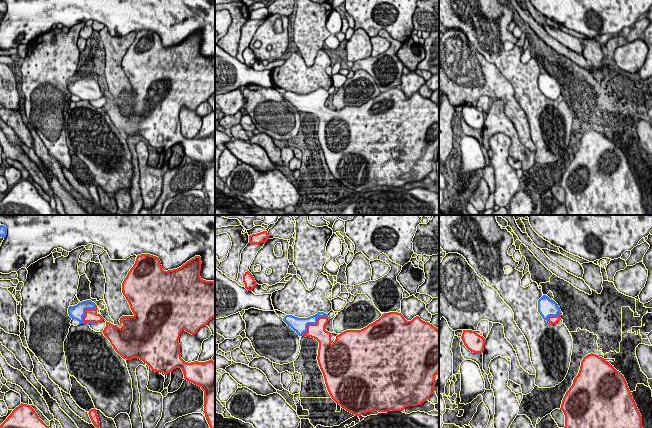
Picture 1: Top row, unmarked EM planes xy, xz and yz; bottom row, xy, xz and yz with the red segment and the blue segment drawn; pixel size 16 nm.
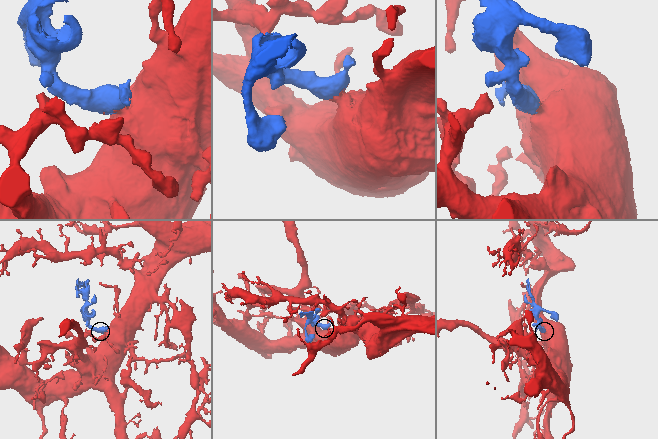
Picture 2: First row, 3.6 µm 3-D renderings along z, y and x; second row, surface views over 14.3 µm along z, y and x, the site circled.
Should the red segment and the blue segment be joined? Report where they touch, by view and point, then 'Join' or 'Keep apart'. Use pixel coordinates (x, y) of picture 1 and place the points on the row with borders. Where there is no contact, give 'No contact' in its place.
Touches red at xy (85, 311). Join

